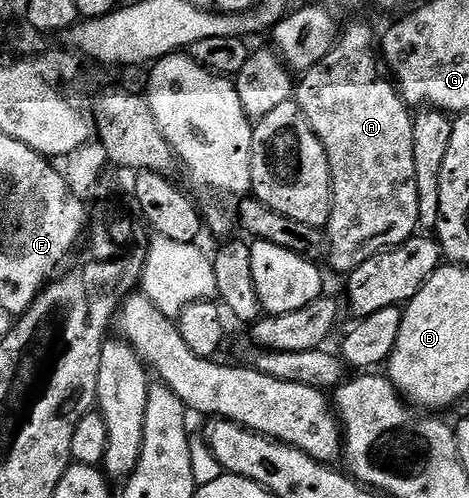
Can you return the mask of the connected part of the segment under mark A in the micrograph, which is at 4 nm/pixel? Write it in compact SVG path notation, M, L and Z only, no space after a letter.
M350 23L341 28L338 41L328 57L312 65L312 69L297 80L296 102L304 117L308 117L312 133L320 137L324 153L328 153L328 169L332 173L332 209L324 230L331 269L352 272L364 265L364 261L415 238L419 226L416 161L412 154L414 115L398 94L397 86L376 50L376 35L374 39L374 31L368 24Z

